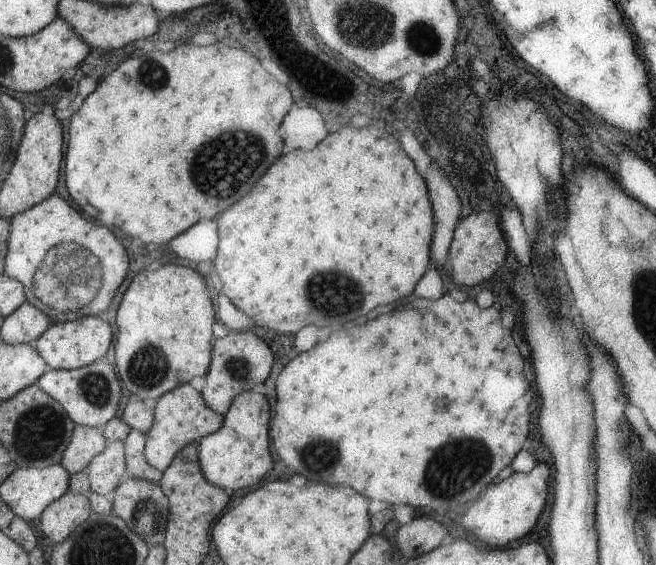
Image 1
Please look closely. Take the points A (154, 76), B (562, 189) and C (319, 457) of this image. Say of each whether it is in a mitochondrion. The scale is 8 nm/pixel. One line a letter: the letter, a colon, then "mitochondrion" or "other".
A: mitochondrion
B: other
C: mitochondrion

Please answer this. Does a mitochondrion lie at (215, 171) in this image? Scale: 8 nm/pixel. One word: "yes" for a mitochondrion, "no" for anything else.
yes

